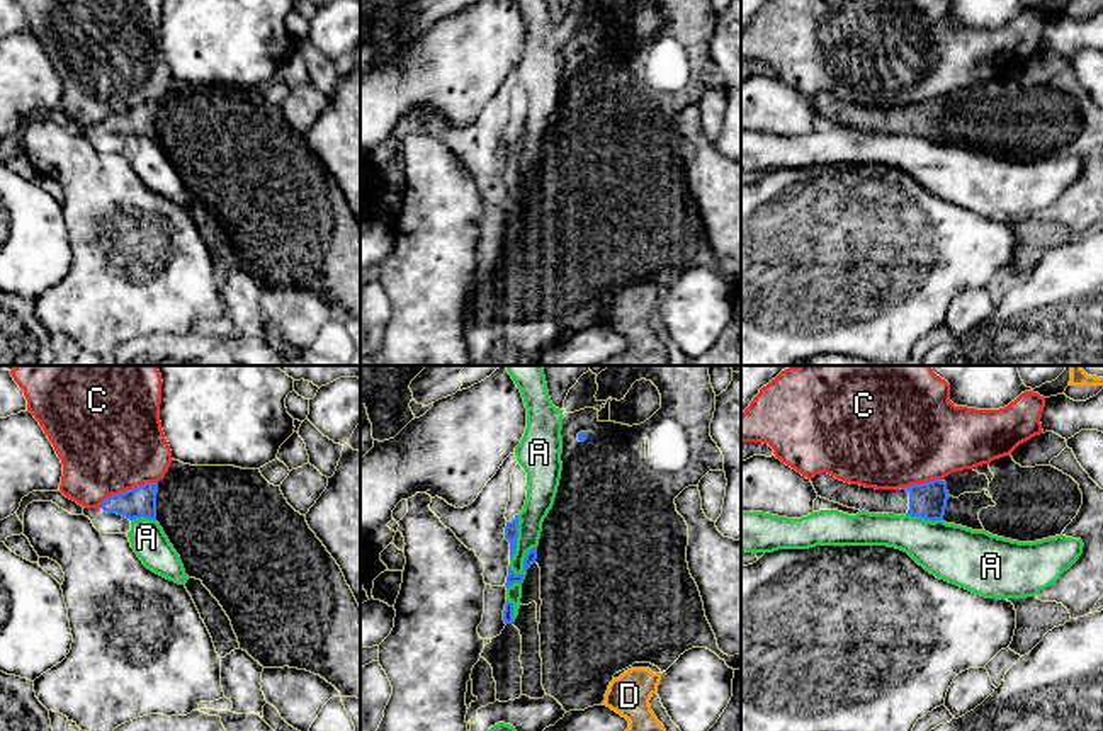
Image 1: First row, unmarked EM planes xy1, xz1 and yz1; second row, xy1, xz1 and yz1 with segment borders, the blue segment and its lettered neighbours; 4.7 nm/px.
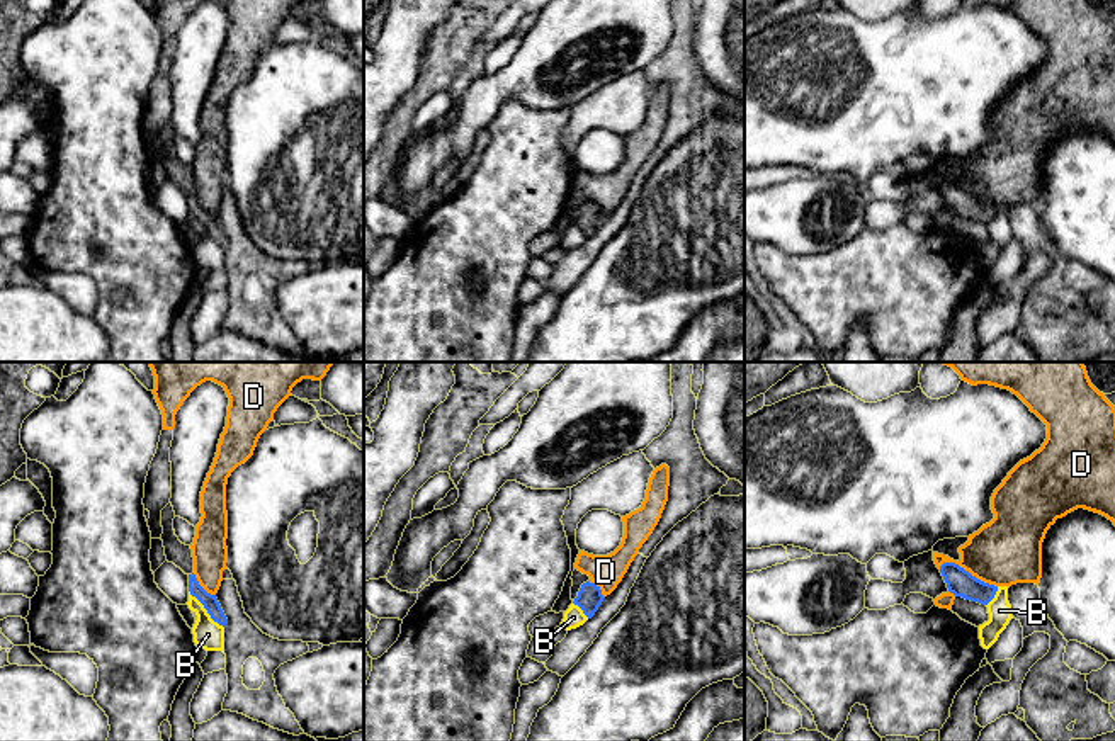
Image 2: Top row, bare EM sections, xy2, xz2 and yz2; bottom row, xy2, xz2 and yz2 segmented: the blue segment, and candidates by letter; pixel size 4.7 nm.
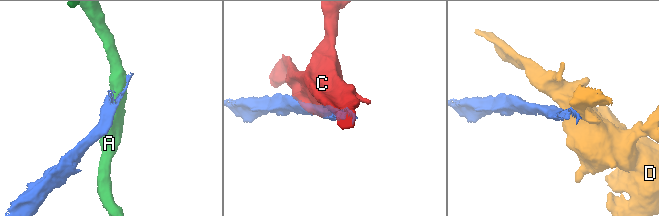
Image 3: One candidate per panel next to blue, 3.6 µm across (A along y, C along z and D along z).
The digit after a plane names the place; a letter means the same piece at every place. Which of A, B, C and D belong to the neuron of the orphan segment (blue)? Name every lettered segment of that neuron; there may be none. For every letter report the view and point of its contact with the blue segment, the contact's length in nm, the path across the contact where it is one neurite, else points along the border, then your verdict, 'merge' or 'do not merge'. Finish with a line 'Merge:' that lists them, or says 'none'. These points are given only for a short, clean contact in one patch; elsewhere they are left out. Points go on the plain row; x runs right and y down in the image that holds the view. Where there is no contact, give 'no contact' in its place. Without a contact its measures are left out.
A: meets blue in xz1 at (524, 189); contact 240 nm long; do not merge
B: meets blue in xy2 at (206, 228); contact 240 nm long; do not merge
C: meets blue in xy1 at (128, 109); contact 300 nm long; do not merge
D: meets blue in yz2 at (967, 191); contact 300 nm long; do not merge
Merge: none

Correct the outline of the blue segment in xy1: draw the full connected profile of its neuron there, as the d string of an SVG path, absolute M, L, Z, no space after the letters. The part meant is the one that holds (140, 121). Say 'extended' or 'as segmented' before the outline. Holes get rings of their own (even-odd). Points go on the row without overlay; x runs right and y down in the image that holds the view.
extended; M173 78L163 99L160 99L158 102L139 104L119 114L110 114L102 121L100 128L107 133L122 134L131 141L139 136L156 139L168 156L170 163L180 175L185 194L189 197L202 201L202 204L211 211L211 214L219 221L219 224L229 236L233 250L240 262L240 269L246 270L263 287L289 286L306 289L320 294L328 303L331 303L342 316L360 318L360 224L357 223L350 206L347 204L337 180L331 177L316 153L309 148L306 136L296 131L287 122L280 110L280 105L270 104L262 95L260 88L241 88L235 85L190 85Z

